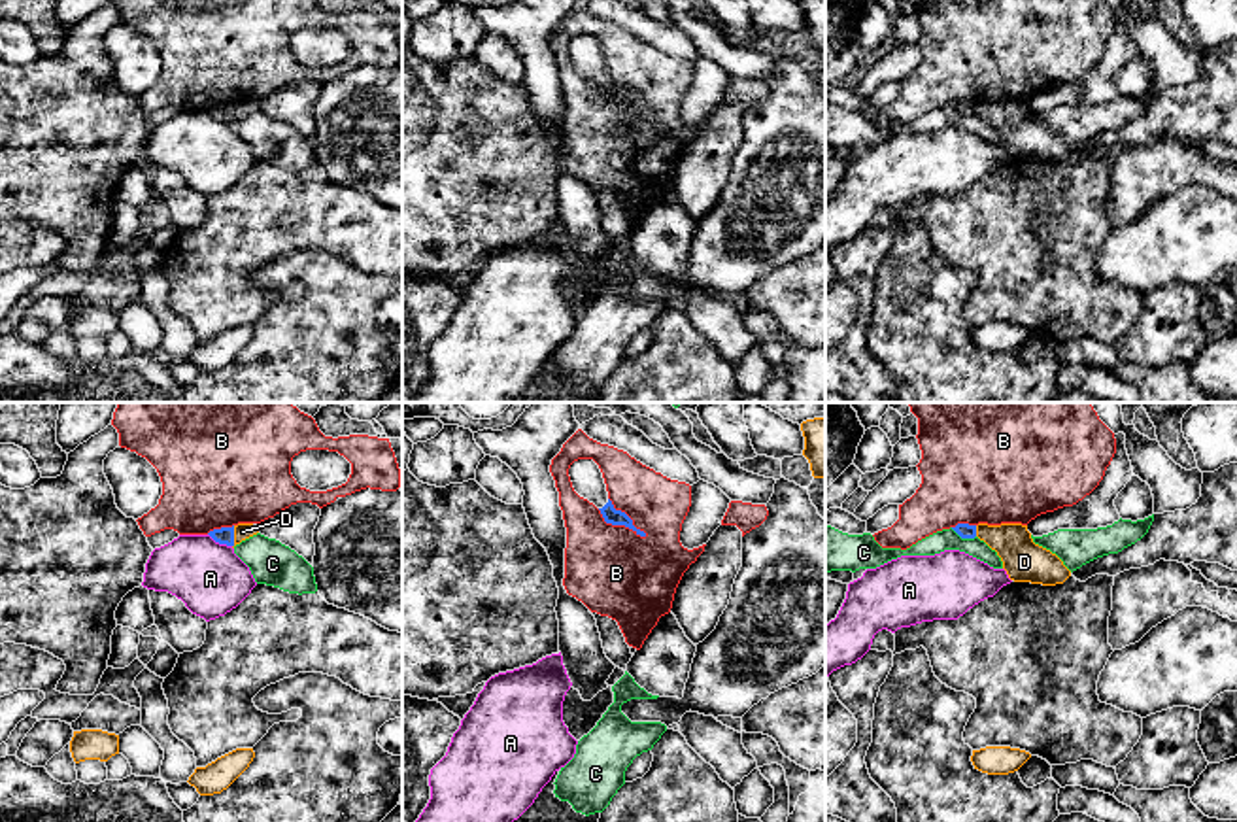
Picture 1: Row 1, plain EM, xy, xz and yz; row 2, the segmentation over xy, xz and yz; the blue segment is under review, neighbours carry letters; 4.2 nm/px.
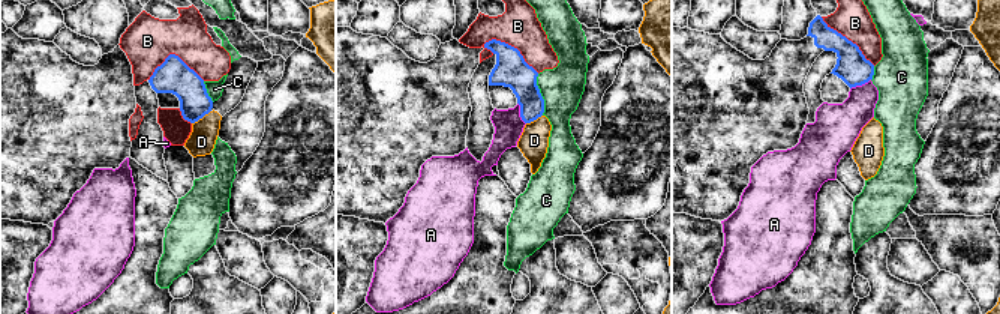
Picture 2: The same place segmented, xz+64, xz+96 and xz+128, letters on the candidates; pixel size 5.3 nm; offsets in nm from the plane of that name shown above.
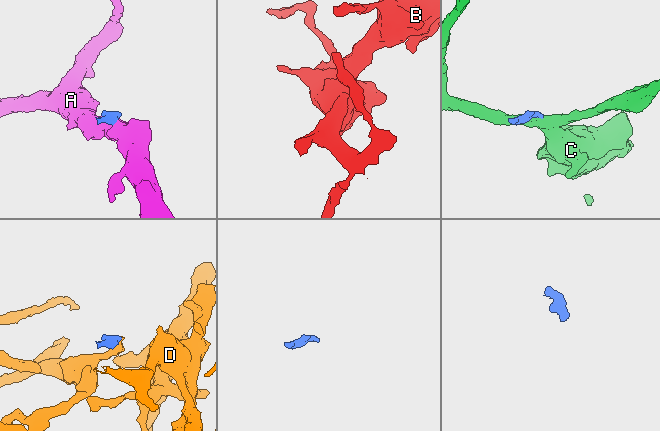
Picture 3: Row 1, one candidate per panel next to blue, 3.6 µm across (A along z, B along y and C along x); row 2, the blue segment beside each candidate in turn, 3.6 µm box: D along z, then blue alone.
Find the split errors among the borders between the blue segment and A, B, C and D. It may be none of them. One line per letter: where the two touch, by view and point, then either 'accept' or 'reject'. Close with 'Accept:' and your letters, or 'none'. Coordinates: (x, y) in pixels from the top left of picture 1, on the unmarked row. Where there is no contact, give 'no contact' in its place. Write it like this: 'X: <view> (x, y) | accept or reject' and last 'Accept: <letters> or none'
A: xy (220, 119) | reject
B: xz (620, 101) | reject
C: yz (964, 114) | reject
D: xy (233, 114) | reject
Accept: none

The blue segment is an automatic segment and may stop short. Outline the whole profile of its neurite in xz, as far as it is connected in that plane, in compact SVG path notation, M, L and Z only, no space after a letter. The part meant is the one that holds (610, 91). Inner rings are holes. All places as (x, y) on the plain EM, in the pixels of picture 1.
M608 76L608 79L606 79L602 85L599 85L599 87L601 87L601 91L602 91L602 94L604 94L606 100L625 102L625 104L633 106L636 111L646 113L644 108L640 108L640 106L636 106L636 104L633 102L633 96L631 96L625 89L614 85L614 81L612 81L610 76Z

